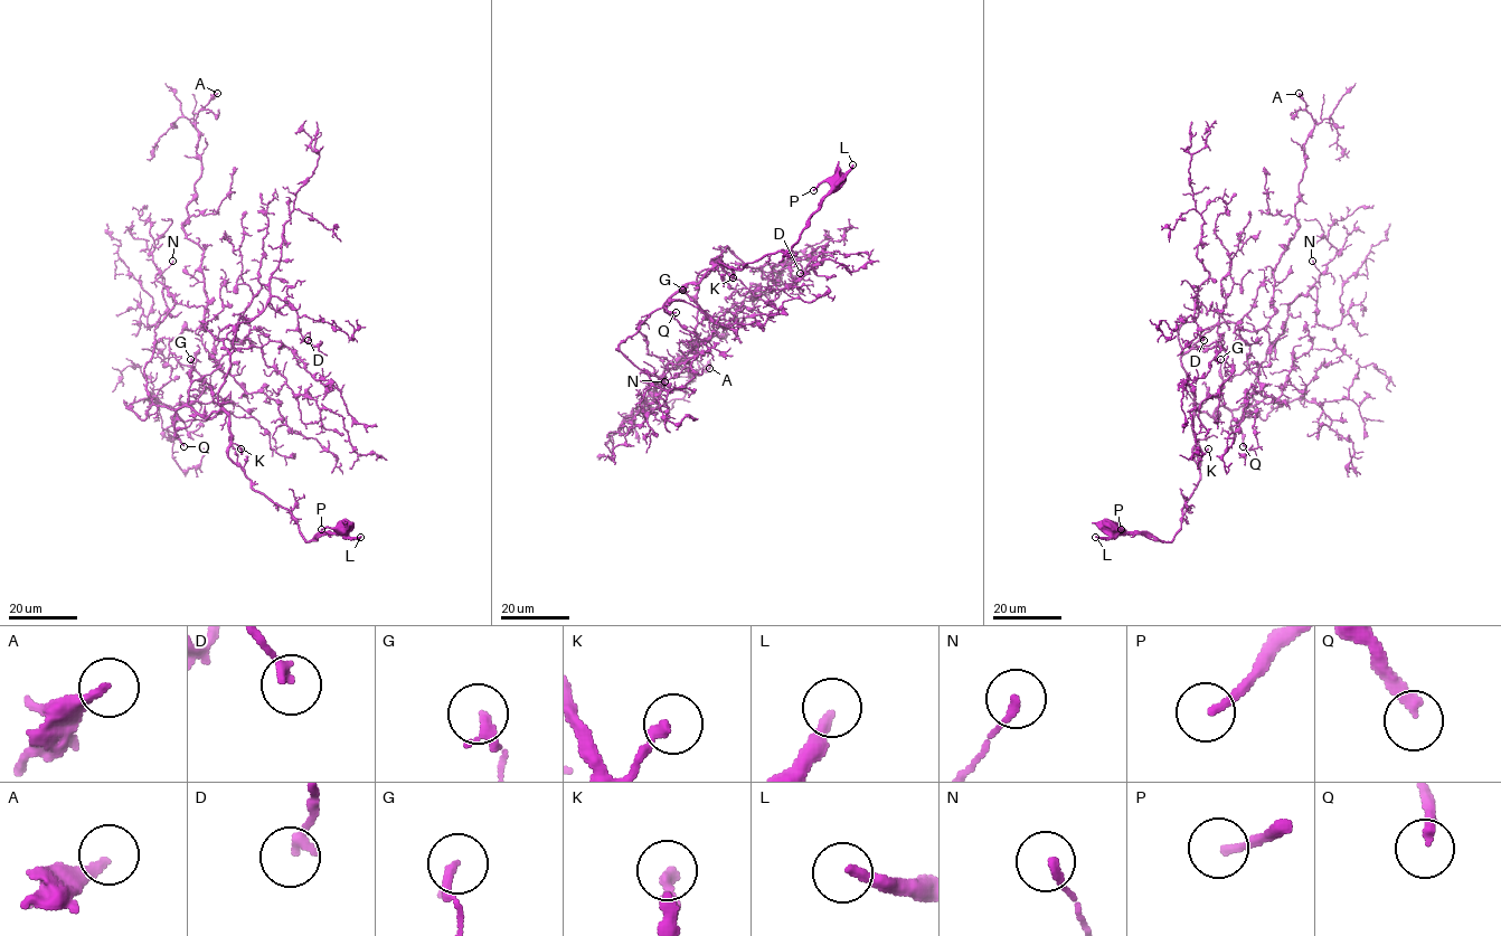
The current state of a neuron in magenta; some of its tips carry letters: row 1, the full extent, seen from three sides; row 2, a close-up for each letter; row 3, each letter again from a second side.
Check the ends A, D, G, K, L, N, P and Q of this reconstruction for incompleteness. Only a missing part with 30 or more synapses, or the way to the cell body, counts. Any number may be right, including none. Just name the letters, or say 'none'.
Q

